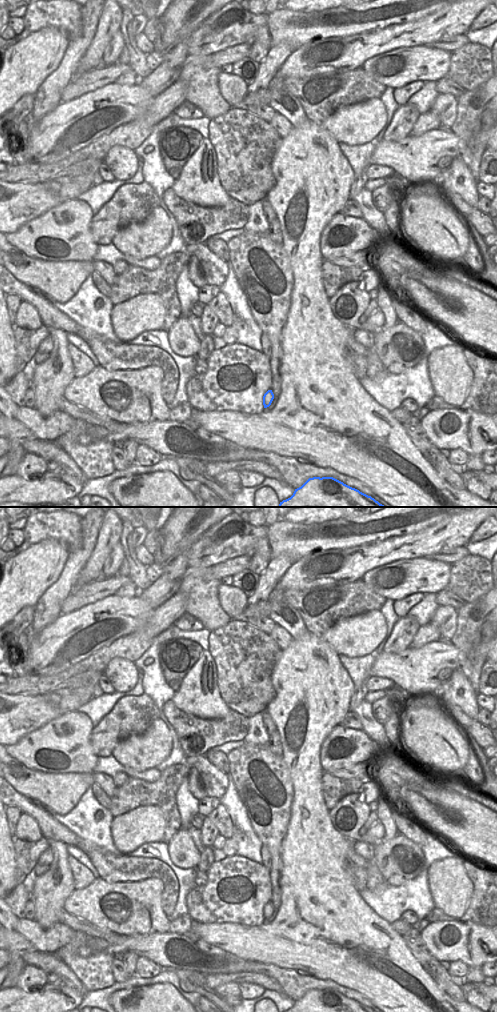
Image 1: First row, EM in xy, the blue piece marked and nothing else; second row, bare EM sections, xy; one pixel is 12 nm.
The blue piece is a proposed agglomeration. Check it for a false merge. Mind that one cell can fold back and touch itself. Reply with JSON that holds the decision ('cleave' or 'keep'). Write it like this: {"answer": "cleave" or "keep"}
{"answer": "keep"}

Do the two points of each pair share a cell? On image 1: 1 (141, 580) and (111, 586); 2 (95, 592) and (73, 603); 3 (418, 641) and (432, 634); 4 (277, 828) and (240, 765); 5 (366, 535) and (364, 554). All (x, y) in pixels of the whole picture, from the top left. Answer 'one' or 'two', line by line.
1: two
2: one
3: one
4: one
5: two

